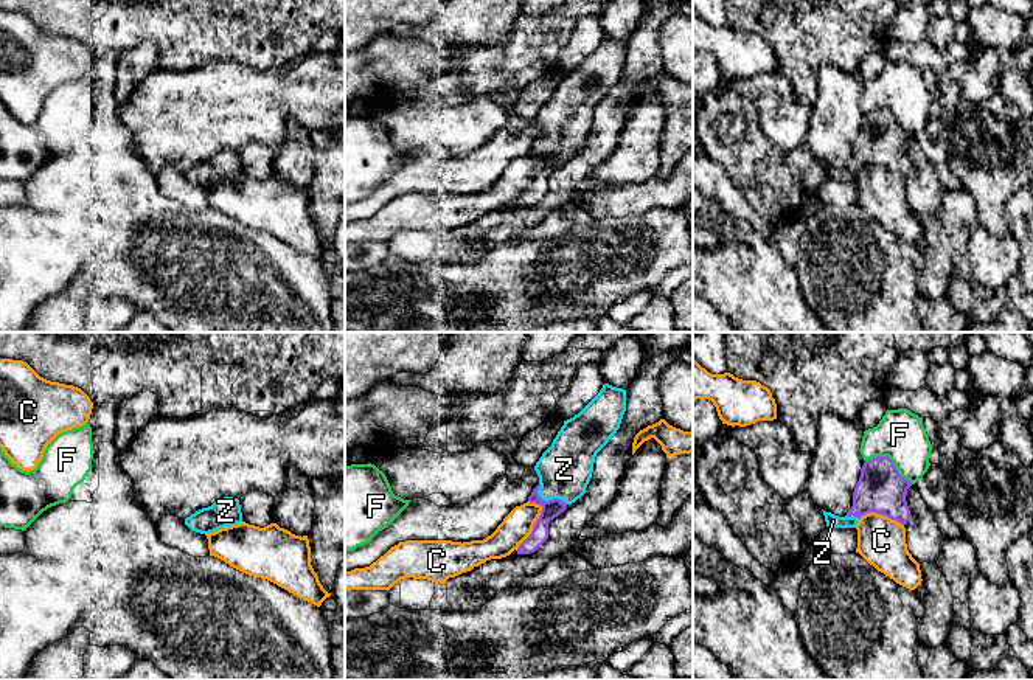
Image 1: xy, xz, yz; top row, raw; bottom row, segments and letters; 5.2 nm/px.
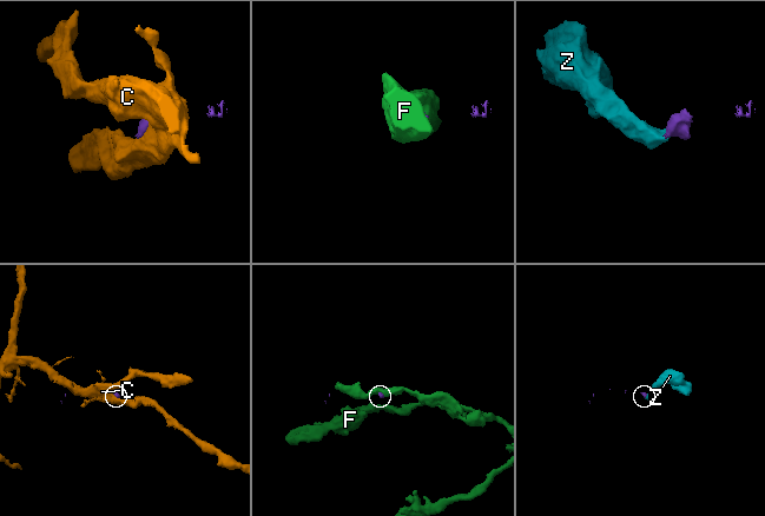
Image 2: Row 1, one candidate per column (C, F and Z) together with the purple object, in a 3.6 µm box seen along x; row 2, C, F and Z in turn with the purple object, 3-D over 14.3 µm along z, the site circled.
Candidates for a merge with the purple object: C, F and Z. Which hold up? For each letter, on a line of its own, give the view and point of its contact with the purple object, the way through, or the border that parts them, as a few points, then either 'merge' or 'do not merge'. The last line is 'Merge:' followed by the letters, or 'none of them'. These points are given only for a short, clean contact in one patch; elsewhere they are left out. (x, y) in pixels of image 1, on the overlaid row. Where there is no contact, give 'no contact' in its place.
C: xz (533, 527) | do not merge
F: yz (892, 461) | do not merge
Z: xz (549, 500) | across xz (552, 508), (549, 500), (561, 483), (564, 469) | merge
Merge: Z

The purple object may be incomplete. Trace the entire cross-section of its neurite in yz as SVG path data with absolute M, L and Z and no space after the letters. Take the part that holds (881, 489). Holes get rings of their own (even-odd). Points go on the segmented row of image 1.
M876 456L864 463L853 492L853 506L845 517L823 511L826 526L856 528L868 512L885 515L906 525L910 509L906 501L912 483L903 478L889 456Z

